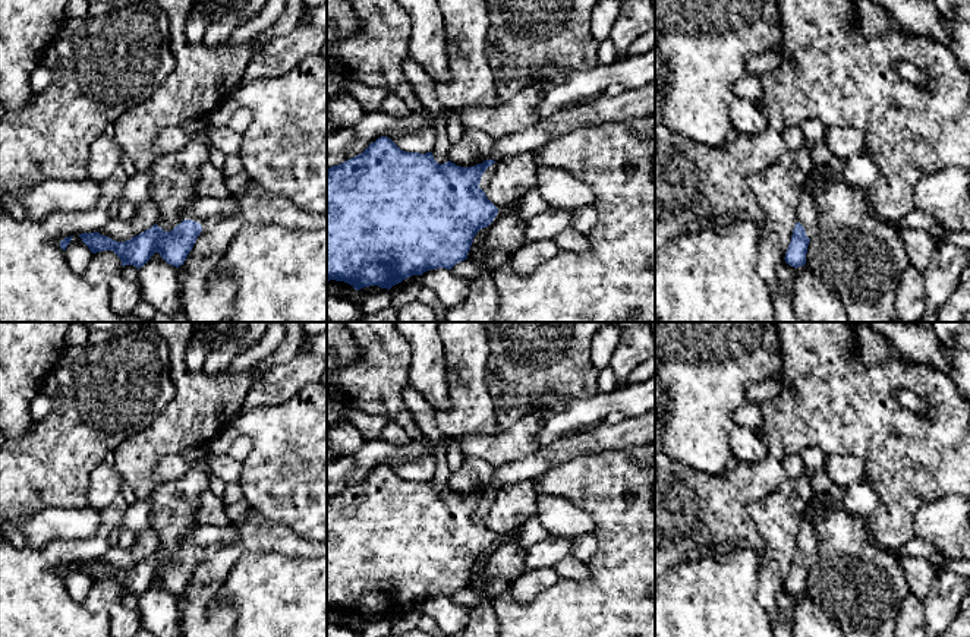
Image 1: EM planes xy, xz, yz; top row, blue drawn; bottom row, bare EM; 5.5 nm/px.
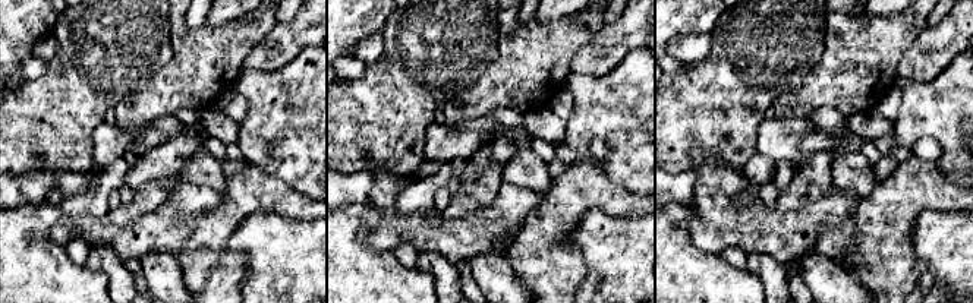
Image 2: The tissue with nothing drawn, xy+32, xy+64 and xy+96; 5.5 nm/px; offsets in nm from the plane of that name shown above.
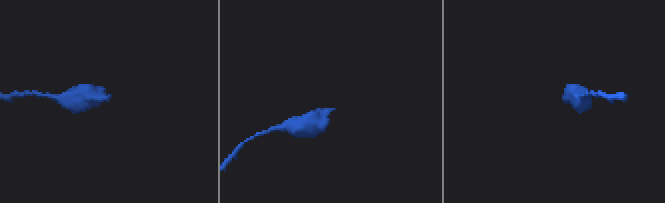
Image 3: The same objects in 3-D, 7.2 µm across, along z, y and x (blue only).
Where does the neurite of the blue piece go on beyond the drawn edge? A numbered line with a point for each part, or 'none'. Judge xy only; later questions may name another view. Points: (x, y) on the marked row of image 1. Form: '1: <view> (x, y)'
1: xy (207, 211)

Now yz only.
1: yz (808, 215)

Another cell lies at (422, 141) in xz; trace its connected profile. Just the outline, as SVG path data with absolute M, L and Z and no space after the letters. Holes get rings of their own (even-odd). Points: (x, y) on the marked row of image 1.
M428 126L413 133L403 133L390 138L401 151L426 154L432 152L437 144L437 129Z

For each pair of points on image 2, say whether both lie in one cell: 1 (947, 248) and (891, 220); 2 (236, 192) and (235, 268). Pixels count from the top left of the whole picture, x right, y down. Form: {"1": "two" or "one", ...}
{"1": "two", "2": "one"}

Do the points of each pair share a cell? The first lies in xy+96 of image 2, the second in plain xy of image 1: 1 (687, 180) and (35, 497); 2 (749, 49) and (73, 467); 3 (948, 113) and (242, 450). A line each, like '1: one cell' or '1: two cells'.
1: two cells
2: one cell
3: two cells

